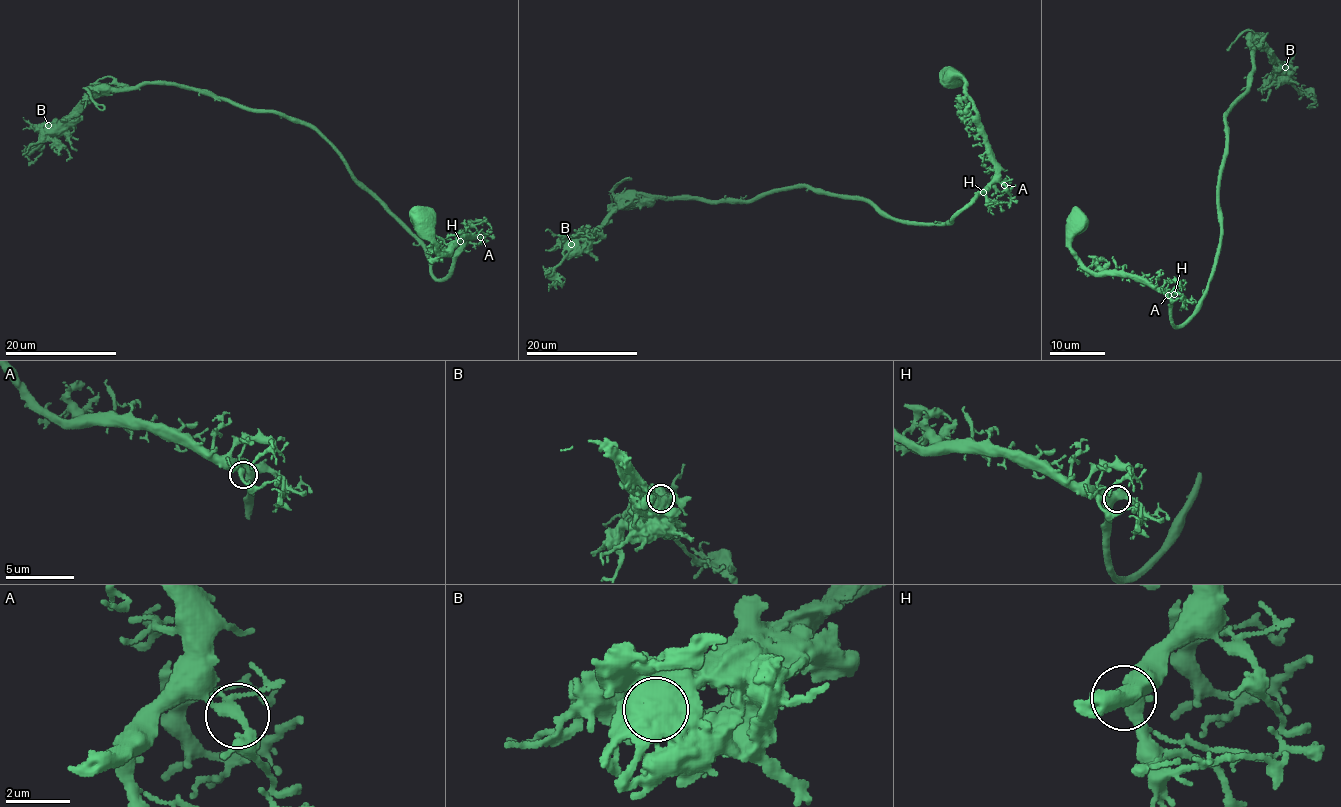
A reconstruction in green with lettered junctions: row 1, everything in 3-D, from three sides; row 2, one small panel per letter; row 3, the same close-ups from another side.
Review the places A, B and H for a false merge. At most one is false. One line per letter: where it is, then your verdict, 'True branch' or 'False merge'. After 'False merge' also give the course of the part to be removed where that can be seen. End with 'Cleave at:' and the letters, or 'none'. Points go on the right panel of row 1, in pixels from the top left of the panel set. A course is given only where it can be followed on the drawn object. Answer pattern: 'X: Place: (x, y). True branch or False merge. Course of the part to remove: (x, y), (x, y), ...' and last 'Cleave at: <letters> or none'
A: Place: (1168, 295). True branch
B: Place: (1285, 67). False merge. Course of the part to remove: (1286, 67), (1278, 66), (1271, 48), (1259, 33), (1244, 30), (1226, 51)
H: Place: (1174, 294). True branch
Cleave at: B

